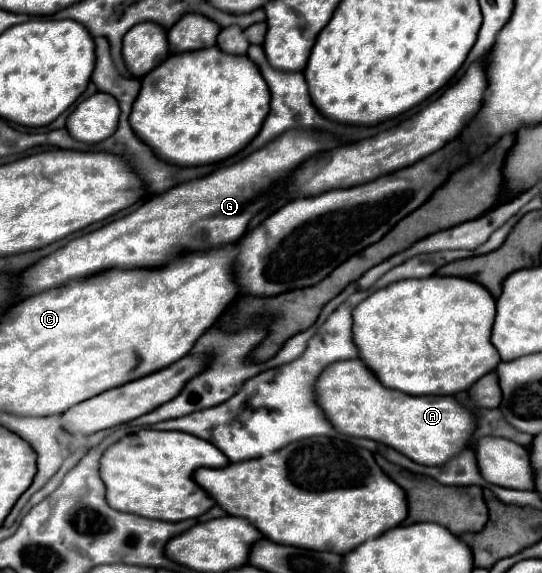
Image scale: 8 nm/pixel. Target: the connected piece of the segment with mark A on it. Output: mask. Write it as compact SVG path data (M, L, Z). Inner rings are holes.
M360 358L330 364L316 382L316 402L340 434L372 438L424 466L440 466L458 456L476 430L474 414L454 396L408 396L384 388Z

